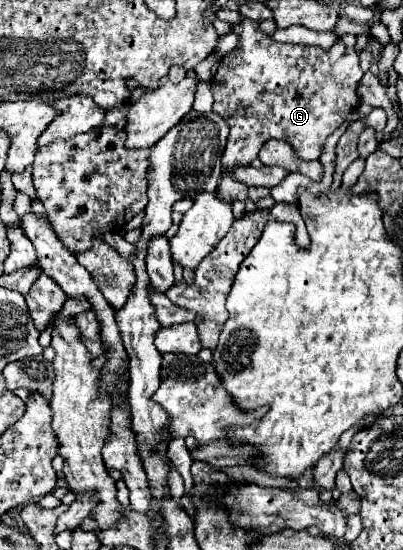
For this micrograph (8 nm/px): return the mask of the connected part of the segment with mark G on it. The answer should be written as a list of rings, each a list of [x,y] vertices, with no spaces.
[[[243,18],[239,24],[231,24],[231,30],[239,36],[239,44],[235,50],[221,58],[217,72],[211,78],[211,92],[215,98],[213,110],[223,116],[231,128],[221,158],[223,166],[249,166],[257,158],[263,144],[271,138],[291,144],[291,148],[303,160],[319,158],[325,140],[347,120],[351,110],[359,104],[357,86],[363,76],[359,68],[359,54],[353,48],[343,46],[341,40],[337,40],[327,52],[319,46],[275,42],[269,34],[259,30],[259,22],[247,18]]]

